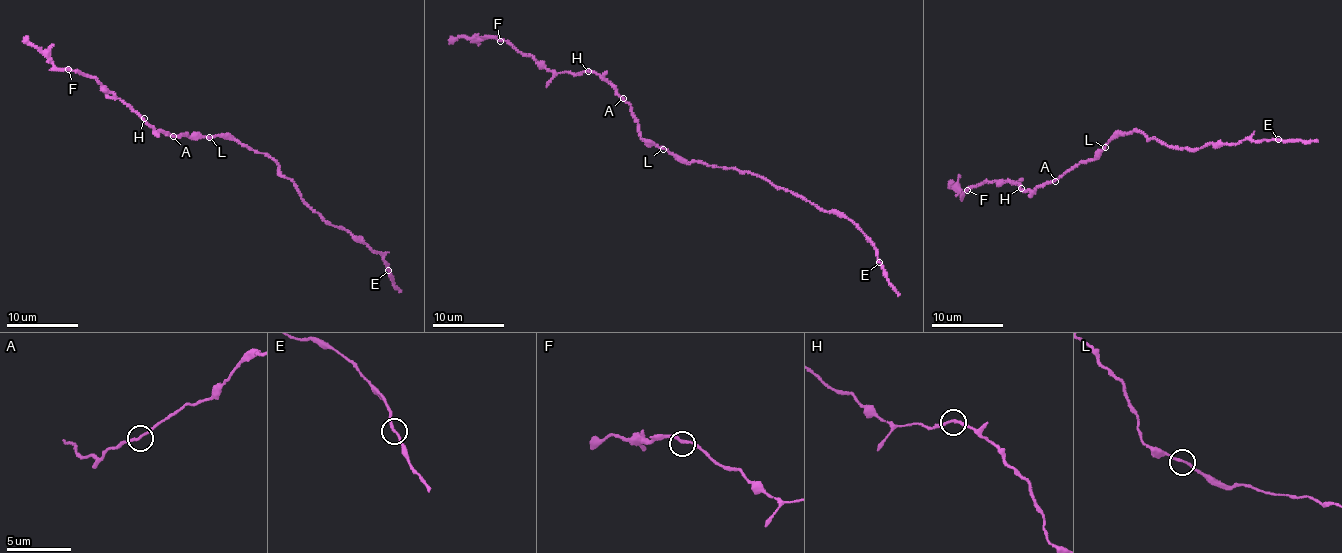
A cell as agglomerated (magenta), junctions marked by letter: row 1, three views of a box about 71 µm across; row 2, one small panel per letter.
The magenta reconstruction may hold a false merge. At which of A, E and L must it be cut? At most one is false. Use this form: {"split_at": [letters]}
{"split_at": []}

